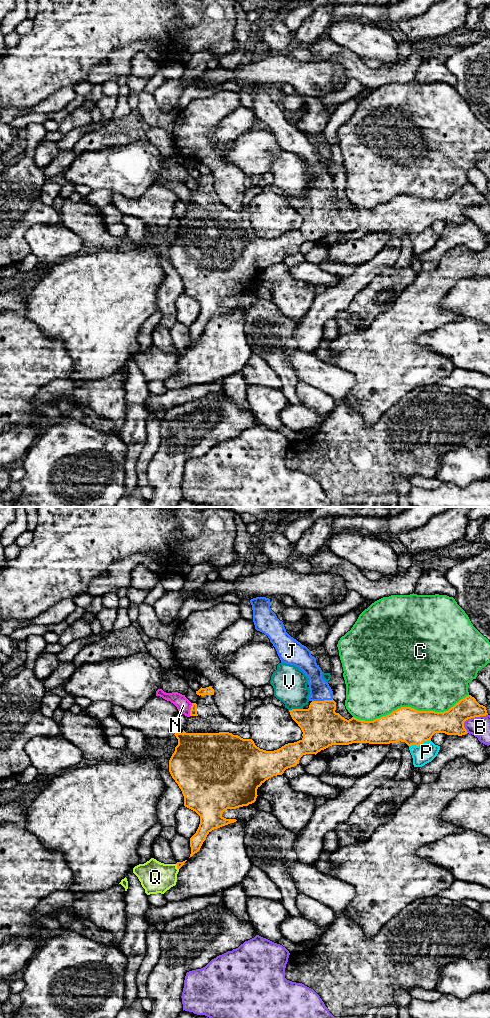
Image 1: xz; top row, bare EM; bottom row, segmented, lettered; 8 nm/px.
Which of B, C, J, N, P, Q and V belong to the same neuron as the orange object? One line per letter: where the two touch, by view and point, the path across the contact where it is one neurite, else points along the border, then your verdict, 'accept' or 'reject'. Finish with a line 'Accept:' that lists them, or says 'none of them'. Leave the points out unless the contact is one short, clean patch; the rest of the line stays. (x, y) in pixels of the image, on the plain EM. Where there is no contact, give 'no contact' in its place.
B: contact xz (471, 205); reject
C: contact xz (410, 195); reject
J: contact xz (322, 189); way xz (322, 215), (322, 189), (320, 178); accept
N: contact xz (191, 197); reject
P: contact xz (419, 232); reject
Q: contact xz (177, 354); reject
V: contact xz (295, 197); reject
Accept: J

